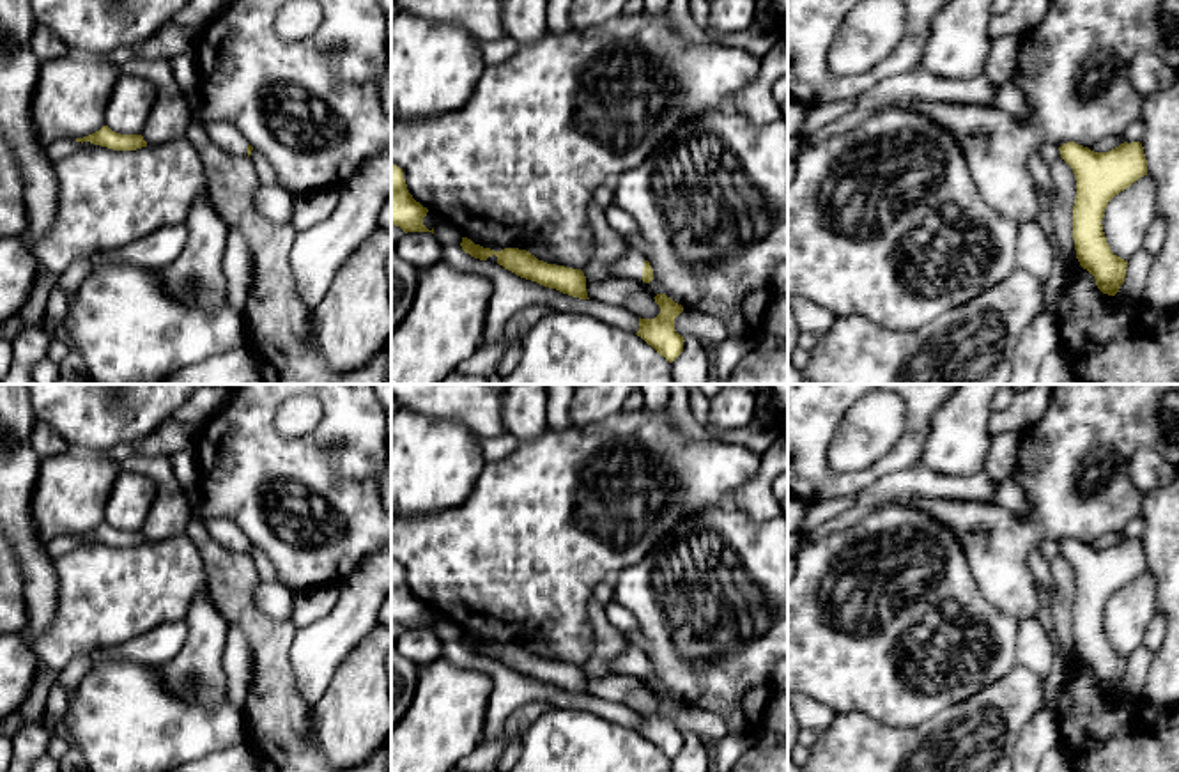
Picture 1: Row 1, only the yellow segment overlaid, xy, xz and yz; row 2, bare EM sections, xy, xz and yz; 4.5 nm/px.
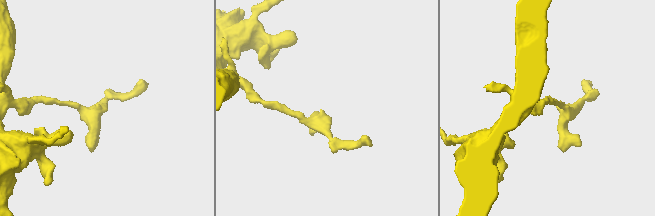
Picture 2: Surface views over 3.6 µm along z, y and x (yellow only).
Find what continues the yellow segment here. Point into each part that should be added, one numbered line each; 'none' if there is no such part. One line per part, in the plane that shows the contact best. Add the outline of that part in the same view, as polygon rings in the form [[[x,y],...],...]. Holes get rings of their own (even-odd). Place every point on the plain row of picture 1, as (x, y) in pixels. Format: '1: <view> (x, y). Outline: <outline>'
1: xz (629, 663). Outline: [[[630,645],[623,653],[611,660],[611,671],[625,676],[641,678],[646,653],[643,648]]]

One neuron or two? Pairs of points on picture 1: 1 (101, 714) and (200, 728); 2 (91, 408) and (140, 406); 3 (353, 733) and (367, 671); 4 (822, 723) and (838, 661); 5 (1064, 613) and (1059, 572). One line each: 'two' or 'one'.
1: one
2: one
3: one
4: two
5: one

